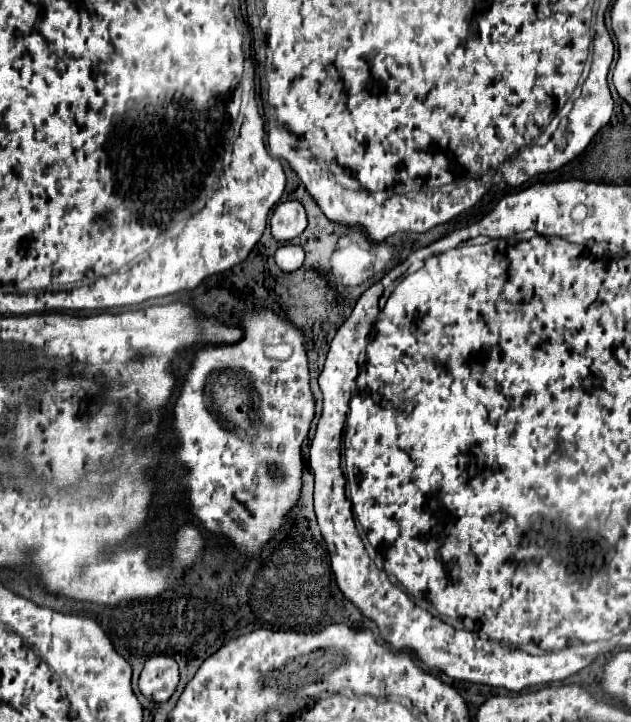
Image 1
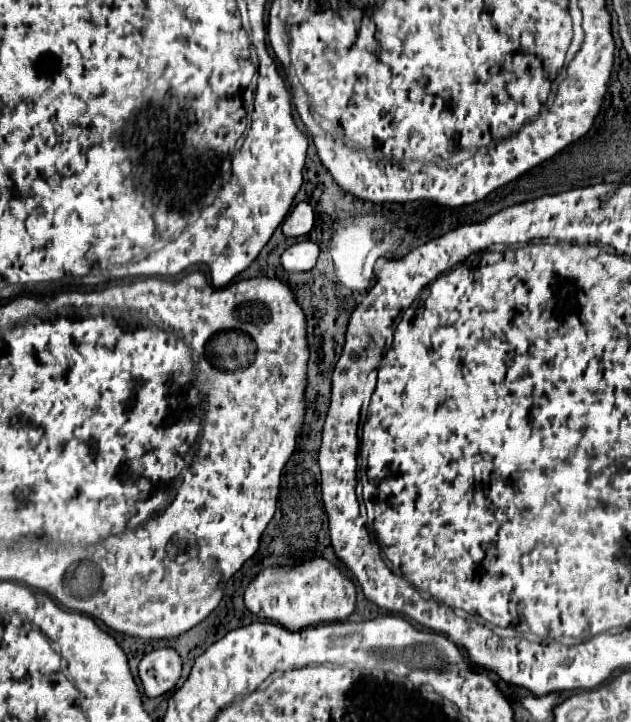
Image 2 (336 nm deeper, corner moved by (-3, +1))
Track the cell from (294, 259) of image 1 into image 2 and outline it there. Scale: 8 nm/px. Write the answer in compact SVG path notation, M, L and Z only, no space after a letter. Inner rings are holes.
M298 241L282 253L282 267L286 271L310 271L318 259L318 245L312 241Z

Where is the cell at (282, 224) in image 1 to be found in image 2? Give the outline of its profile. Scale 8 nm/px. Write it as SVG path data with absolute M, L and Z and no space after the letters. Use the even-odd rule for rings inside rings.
M306 201L298 203L282 223L282 231L286 237L302 237L310 233L312 227L314 227L314 209Z

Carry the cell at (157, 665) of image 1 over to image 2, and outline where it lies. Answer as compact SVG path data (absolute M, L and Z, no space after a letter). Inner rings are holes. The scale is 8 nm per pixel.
M156 649L142 657L140 661L140 681L148 697L158 697L168 693L180 679L182 661L174 649Z

